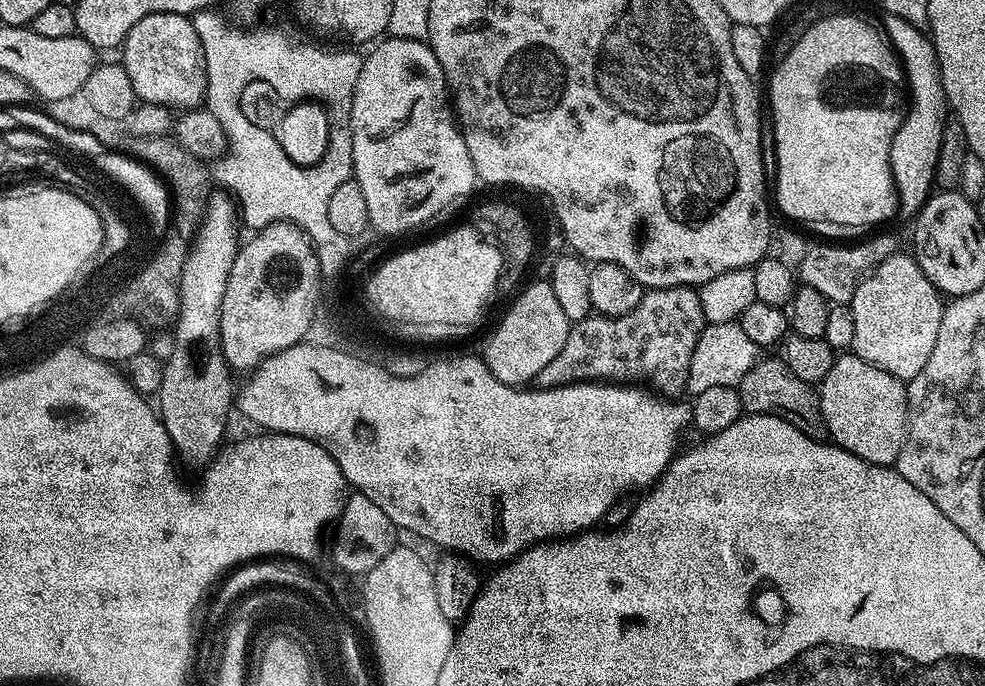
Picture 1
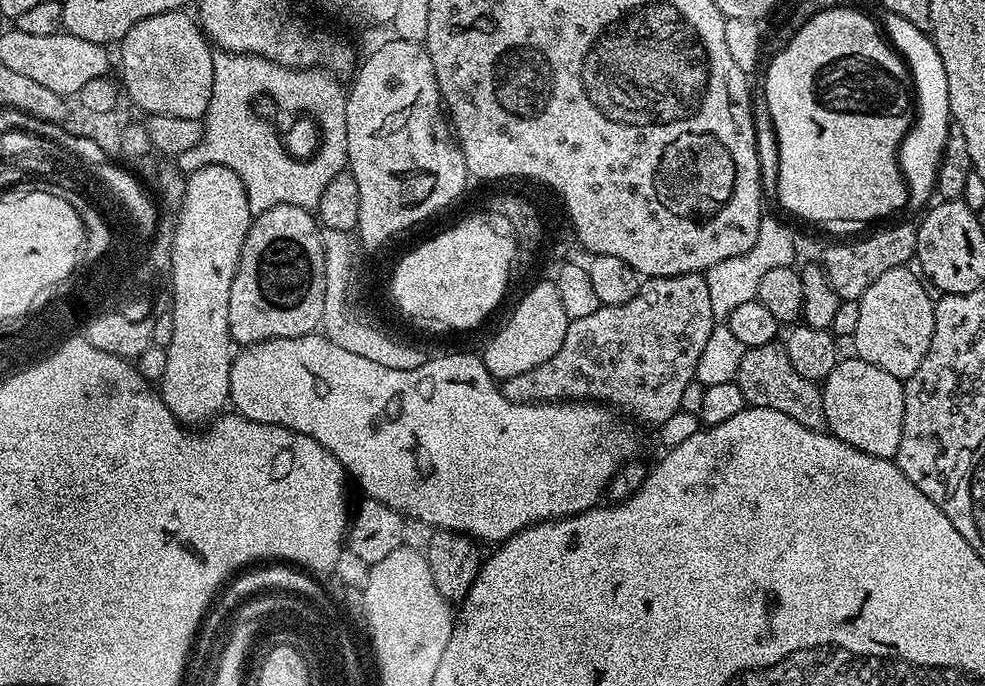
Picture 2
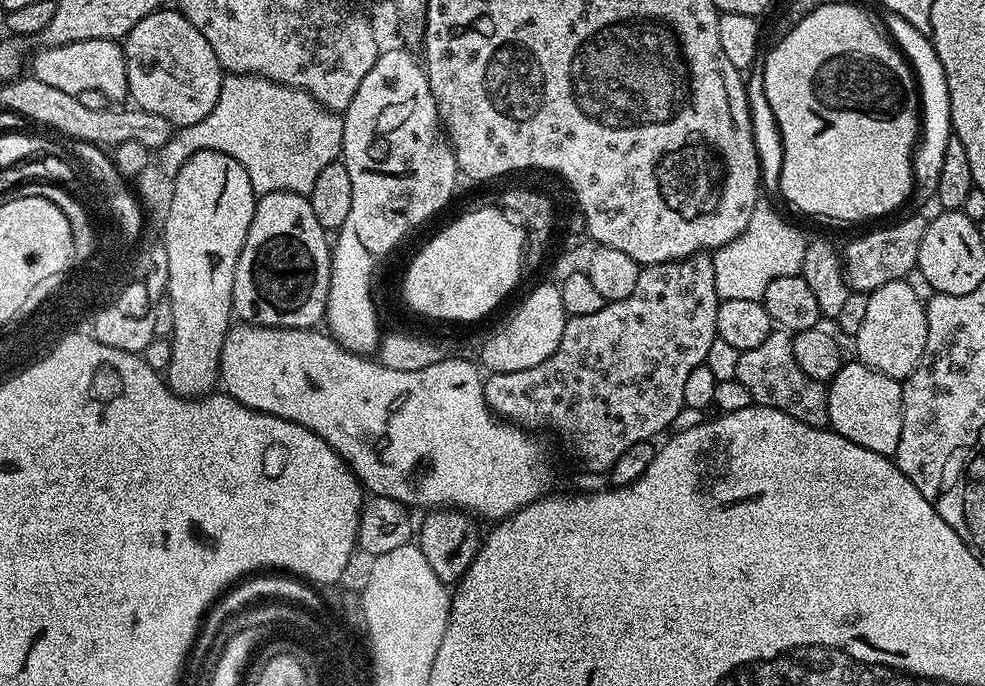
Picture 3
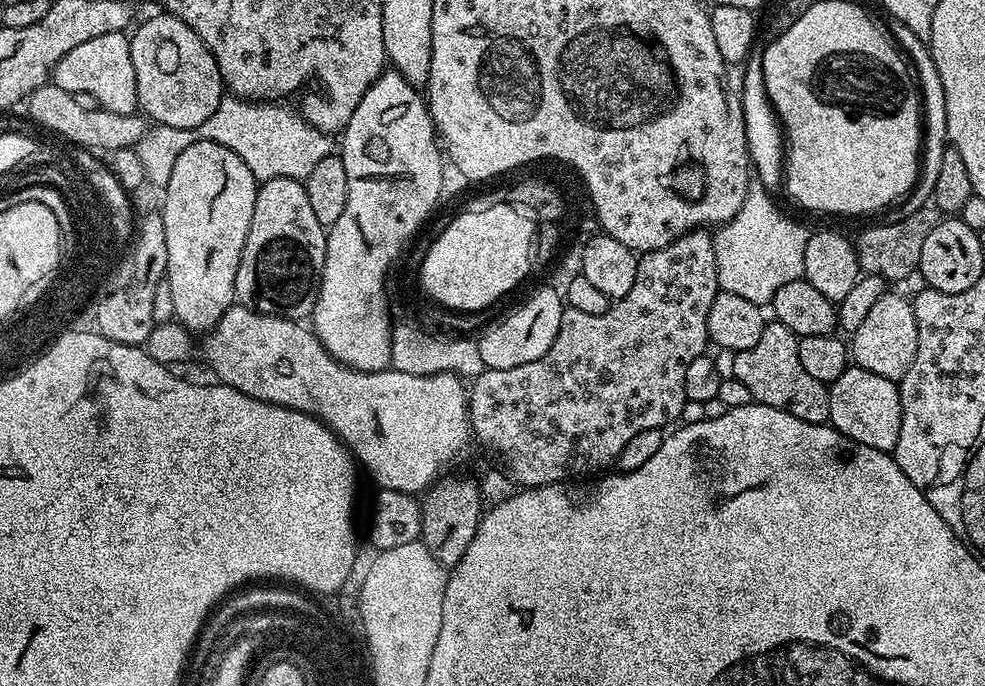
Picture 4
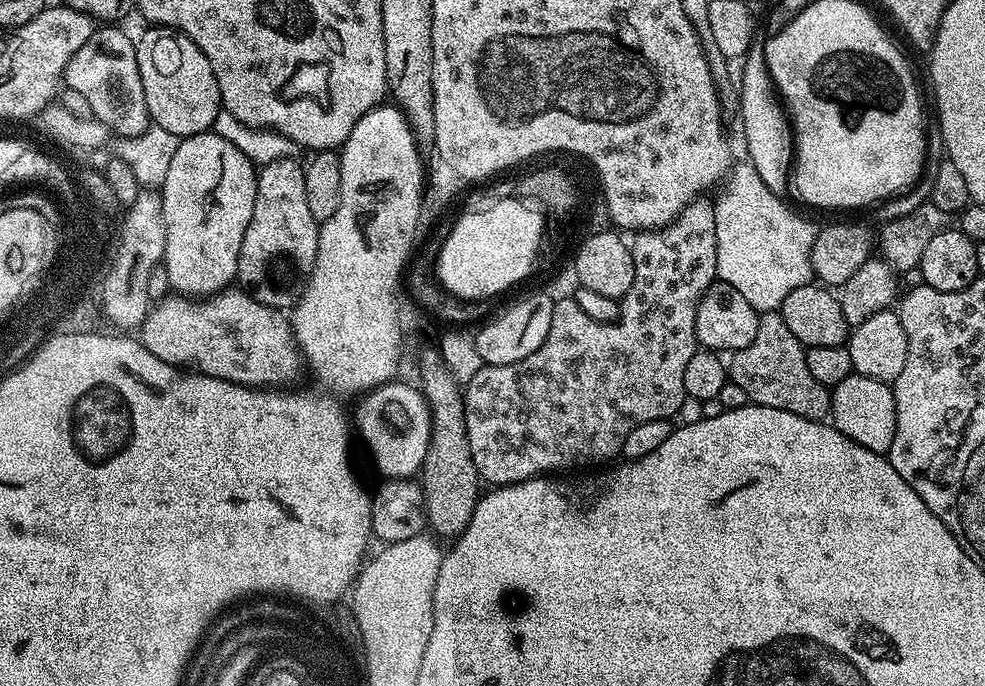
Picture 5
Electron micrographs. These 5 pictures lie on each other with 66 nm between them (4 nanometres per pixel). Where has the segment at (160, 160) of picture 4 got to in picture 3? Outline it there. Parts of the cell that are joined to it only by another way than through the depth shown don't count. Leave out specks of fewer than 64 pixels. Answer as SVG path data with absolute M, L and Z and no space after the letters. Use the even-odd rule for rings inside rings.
M251 74L225 75L222 90L218 94L218 102L214 106L214 110L210 110L210 114L206 114L206 118L202 118L202 122L180 128L159 149L158 164L160 160L160 168L164 171L161 173L168 178L175 177L177 170L191 156L198 154L198 150L218 150L222 154L230 154L230 158L234 158L234 162L238 162L242 166L242 170L246 170L246 174L250 174L250 186L260 196L265 196L271 192L302 192L305 194L311 192L314 182L318 182L322 170L326 170L326 166L337 163L342 154L334 154L334 158L330 158L326 154L324 160L292 160L292 156L288 156L290 152L284 150L284 142L278 142L278 138L270 138L270 136L274 136L274 134L270 134L270 132L274 132L272 130L274 124L270 124L266 128L266 124L262 122L262 120L266 120L262 110L270 110L268 88L270 86L268 86L268 79L265 76Z

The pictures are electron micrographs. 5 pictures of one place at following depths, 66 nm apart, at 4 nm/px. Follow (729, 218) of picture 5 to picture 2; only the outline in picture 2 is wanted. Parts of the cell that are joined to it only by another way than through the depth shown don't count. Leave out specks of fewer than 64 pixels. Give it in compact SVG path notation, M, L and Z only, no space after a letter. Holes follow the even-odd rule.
M763 217L760 238L746 254L724 259L705 272L710 293L710 308L718 320L726 320L732 310L745 302L756 299L758 285L763 275L777 266L790 266L796 256L796 242L791 230L782 222Z

